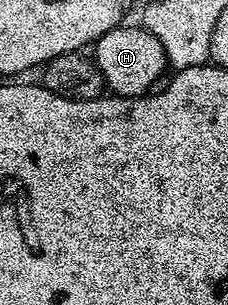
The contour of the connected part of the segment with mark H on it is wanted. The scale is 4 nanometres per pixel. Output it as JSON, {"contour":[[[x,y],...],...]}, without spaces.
{"contour":[[[141,25],[113,26],[104,36],[100,36],[92,46],[94,63],[100,68],[107,87],[119,98],[141,98],[159,85],[158,77],[168,70],[166,53],[160,48],[160,40],[152,36]]]}

